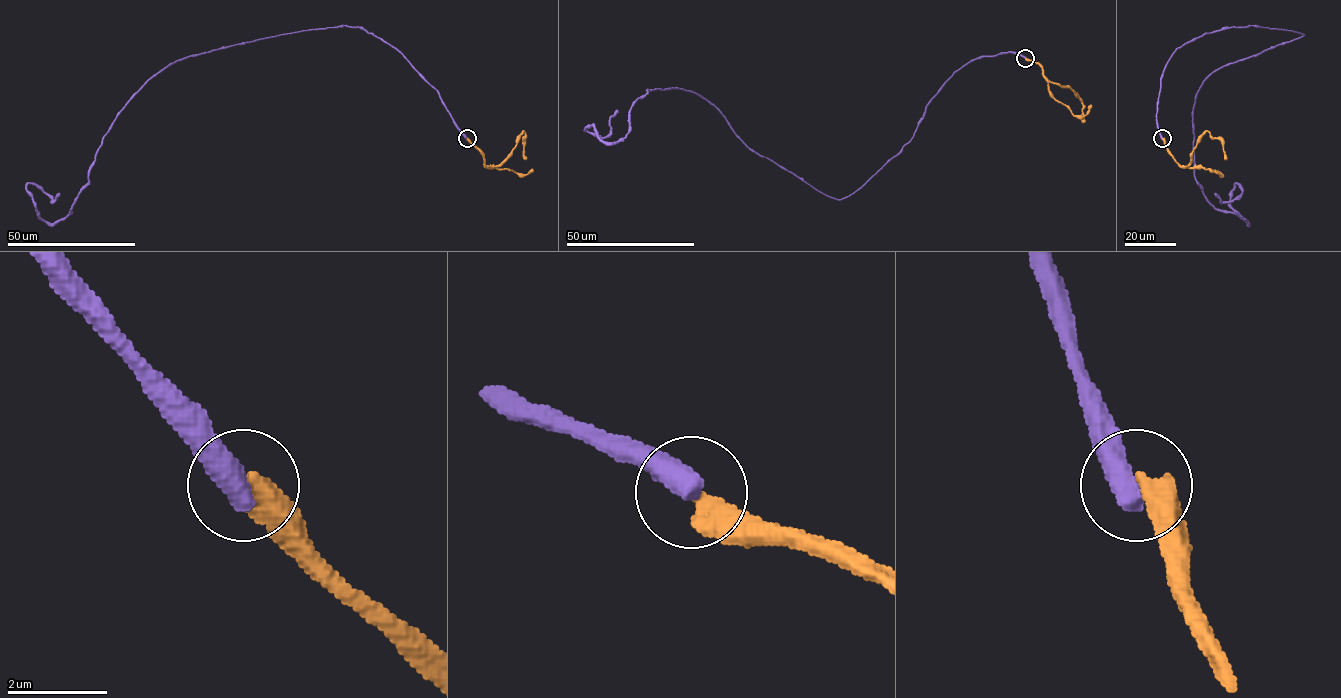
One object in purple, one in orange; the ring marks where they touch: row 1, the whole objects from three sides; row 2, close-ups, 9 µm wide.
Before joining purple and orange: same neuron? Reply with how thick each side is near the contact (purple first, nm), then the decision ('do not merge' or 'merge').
550 nm thick on the purple side, 550 nm on the other; do not merge

